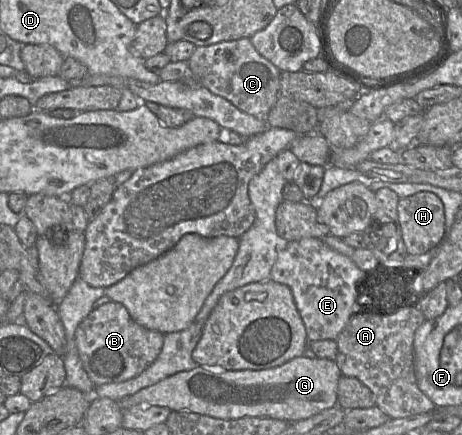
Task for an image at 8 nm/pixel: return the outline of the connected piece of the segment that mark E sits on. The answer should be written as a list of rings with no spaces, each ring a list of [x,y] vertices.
[[[305,237],[288,241],[277,256],[270,272],[269,279],[287,285],[293,294],[296,307],[304,322],[308,342],[324,339],[337,339],[351,318],[360,313],[360,305],[356,302],[356,290],[366,271],[361,270],[351,258],[328,246],[322,238]]]

